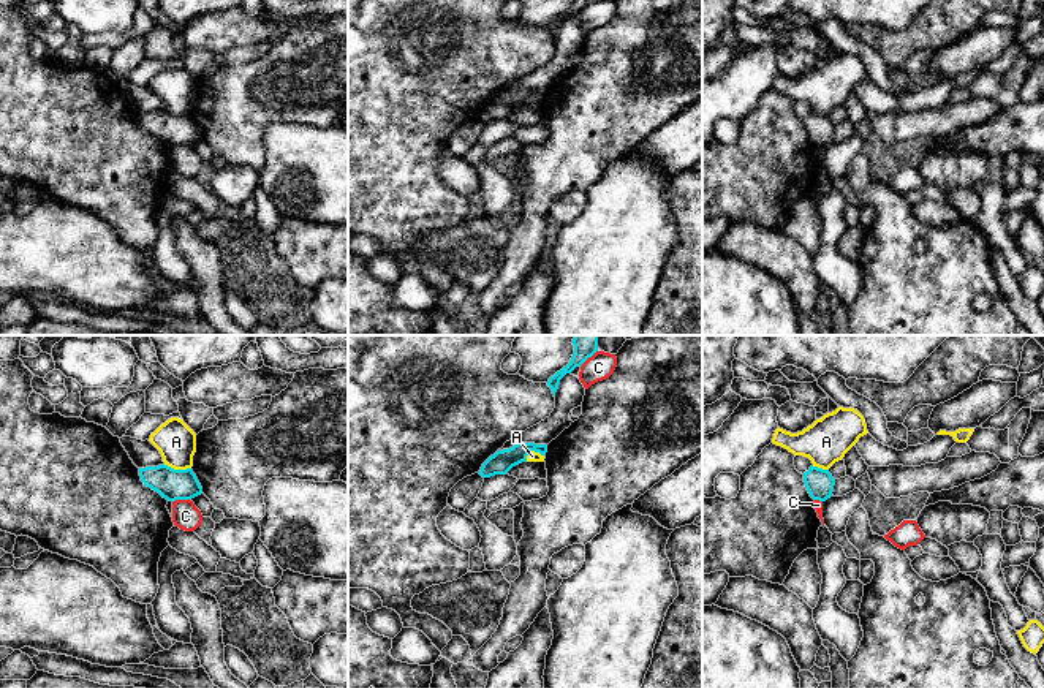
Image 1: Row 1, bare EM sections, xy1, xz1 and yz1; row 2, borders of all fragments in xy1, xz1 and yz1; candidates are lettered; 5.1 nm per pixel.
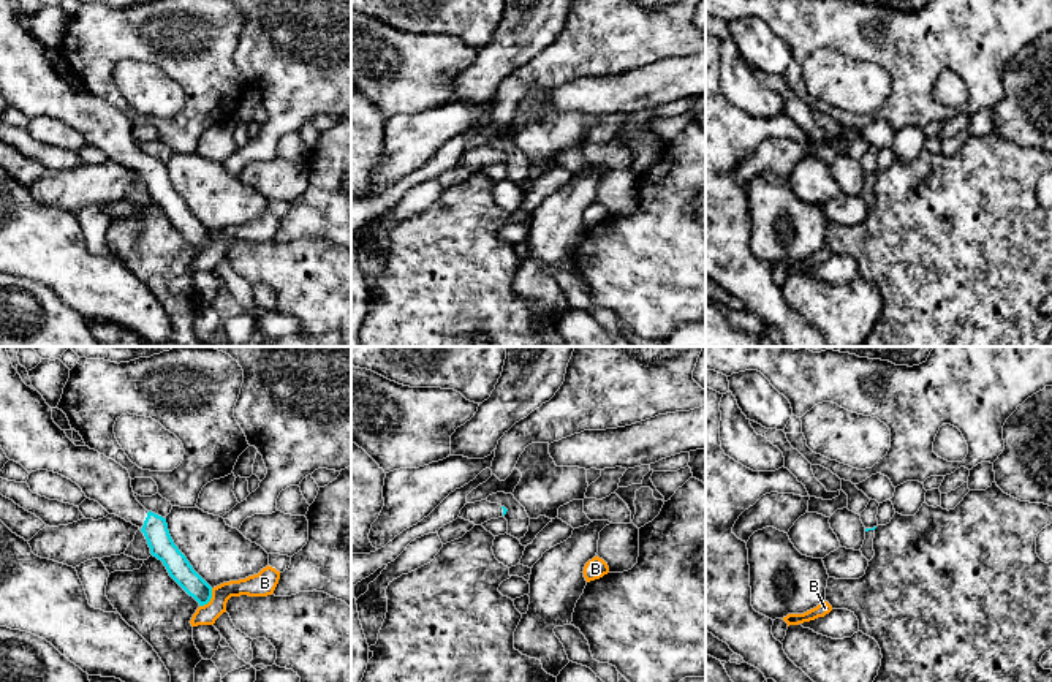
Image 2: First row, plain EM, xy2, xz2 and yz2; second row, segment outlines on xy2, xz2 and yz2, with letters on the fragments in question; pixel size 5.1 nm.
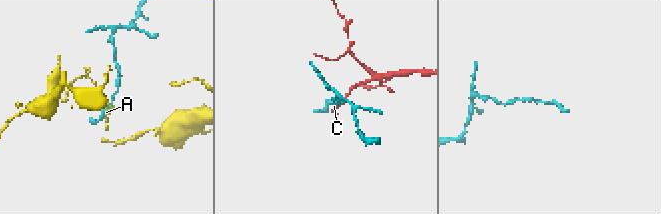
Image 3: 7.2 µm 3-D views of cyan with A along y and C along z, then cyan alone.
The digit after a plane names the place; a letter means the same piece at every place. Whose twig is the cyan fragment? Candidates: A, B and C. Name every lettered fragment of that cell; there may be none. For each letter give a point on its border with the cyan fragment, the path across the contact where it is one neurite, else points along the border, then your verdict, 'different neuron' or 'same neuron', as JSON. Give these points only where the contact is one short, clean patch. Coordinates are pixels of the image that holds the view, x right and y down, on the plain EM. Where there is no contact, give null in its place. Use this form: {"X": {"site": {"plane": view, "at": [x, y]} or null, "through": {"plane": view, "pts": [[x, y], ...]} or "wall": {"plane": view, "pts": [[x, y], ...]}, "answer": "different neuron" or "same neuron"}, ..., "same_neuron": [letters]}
{"A": {"site": {"plane": "xy1", "at": [177, 116]}, "wall": {"plane": "xy1", "pts": [[163, 109], [173, 114], [190, 114]]}, "answer": "different neuron"}, "B": {"site": {"plane": "xy2", "at": [209, 246]}, "wall": {"plane": "xy2", "pts": [[212, 234], [212, 242], [200, 252]]}, "answer": "different neuron"}, "C": {"site": {"plane": "xy1", "at": [181, 144]}, "answer": "different neuron"}, "same_neuron": []}

